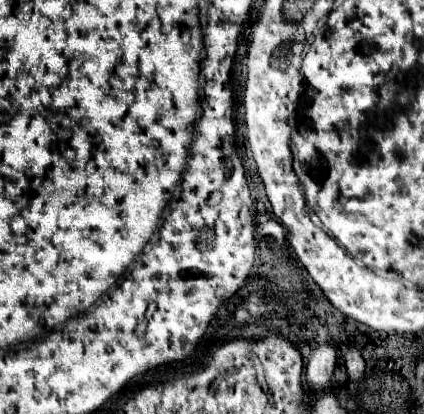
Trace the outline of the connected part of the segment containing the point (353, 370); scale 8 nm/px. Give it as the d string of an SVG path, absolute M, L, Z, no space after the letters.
M349 347L347 353L345 353L345 367L347 367L347 373L353 381L357 381L363 371L365 371L365 361L361 357L361 353L357 351L357 347Z

